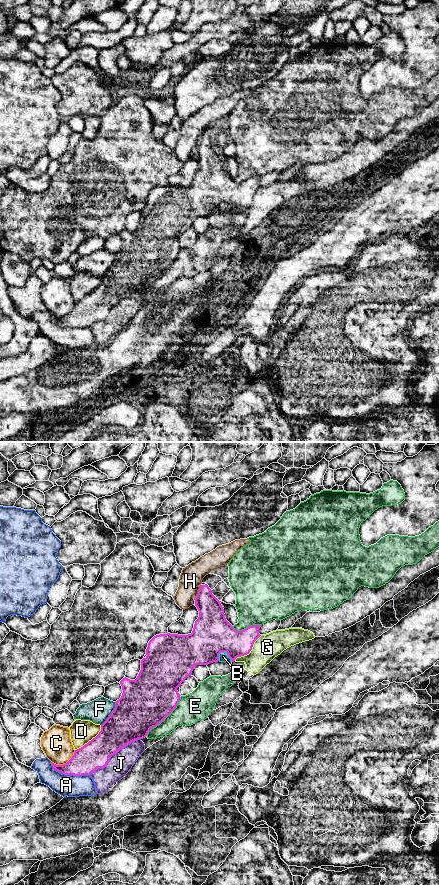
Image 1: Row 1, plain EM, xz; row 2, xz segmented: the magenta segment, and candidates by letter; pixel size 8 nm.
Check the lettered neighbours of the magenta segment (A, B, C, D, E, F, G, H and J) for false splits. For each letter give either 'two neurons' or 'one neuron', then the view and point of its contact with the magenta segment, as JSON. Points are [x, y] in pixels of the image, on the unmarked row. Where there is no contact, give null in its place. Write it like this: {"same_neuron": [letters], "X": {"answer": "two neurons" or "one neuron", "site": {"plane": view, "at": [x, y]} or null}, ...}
{"same_neuron": [], "A": {"answer": "two neurons", "site": {"plane": "xz", "at": [69, 326]}}, "B": {"answer": "two neurons", "site": {"plane": "xz", "at": [227, 205]}}, "C": {"answer": "two neurons", "site": {"plane": "xz", "at": [64, 316]}}, "D": {"answer": "two neurons", "site": {"plane": "xz", "at": [91, 292]}}, "E": {"answer": "two neurons", "site": {"plane": "xz", "at": [165, 269]}}, "F": {"answer": "two neurons", "site": {"plane": "xz", "at": [110, 266]}}, "G": {"answer": "two neurons", "site": {"plane": "xz", "at": [250, 202]}}, "H": {"answer": "two neurons", "site": {"plane": "xz", "at": [198, 144]}}, "J": {"answer": "two neurons", "site": {"plane": "xz", "at": [113, 306]}}}

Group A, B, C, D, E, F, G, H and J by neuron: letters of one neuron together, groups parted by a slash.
A / B G / C / D / E / F / H / J

